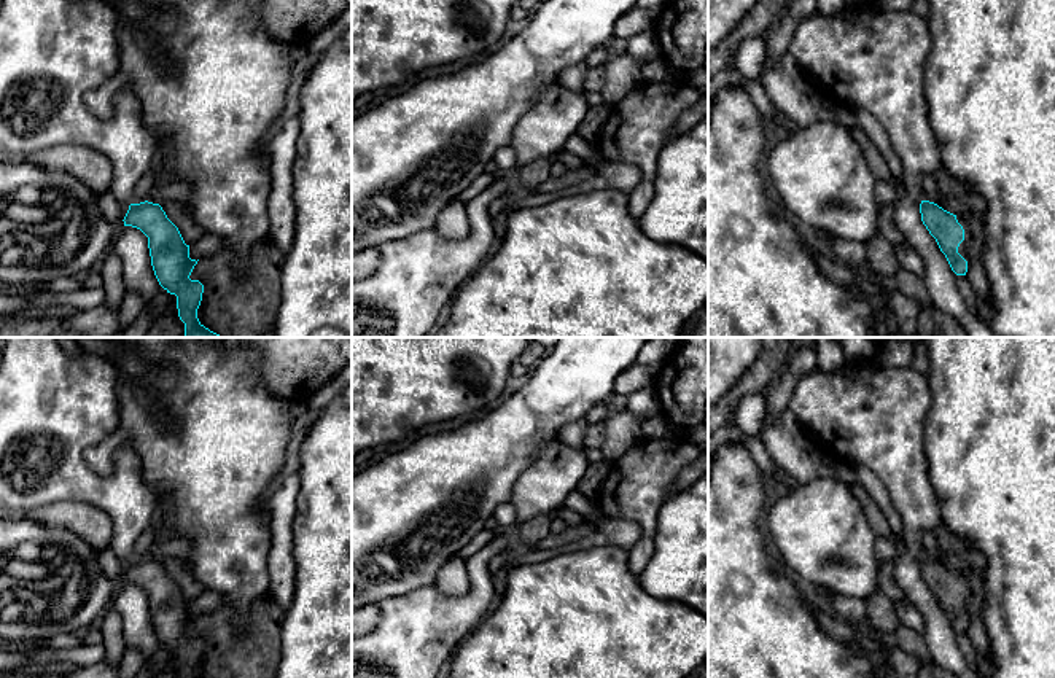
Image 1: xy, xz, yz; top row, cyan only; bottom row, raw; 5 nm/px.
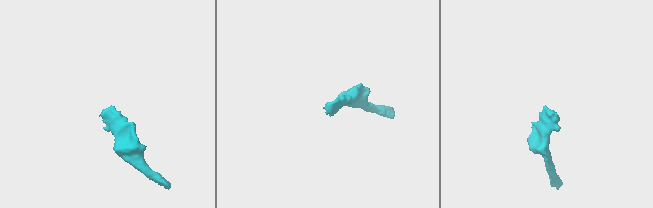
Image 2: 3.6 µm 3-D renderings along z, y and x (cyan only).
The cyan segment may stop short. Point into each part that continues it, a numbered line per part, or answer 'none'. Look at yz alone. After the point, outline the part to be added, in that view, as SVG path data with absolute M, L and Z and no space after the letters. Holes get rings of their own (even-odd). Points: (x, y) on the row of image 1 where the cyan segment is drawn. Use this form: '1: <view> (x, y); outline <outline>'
1: yz (963, 247); outline M956 216L956 220L958 220L958 223L963 226L963 229L964 229L964 240L960 244L958 253L967 261L967 269L969 269L969 256L967 256L967 248L969 248L969 232L967 232L964 223L961 221L961 218Z

